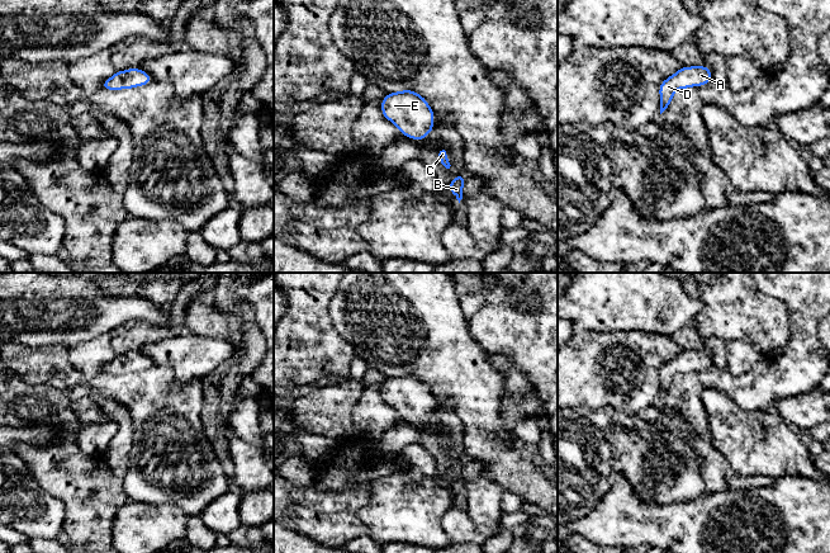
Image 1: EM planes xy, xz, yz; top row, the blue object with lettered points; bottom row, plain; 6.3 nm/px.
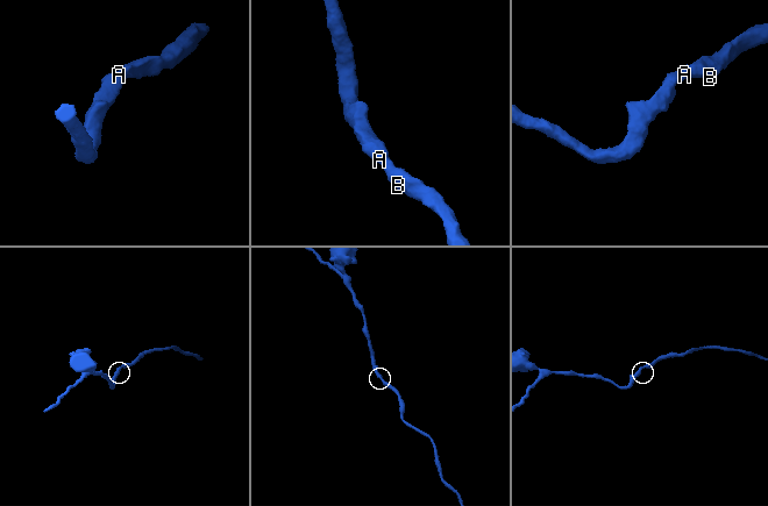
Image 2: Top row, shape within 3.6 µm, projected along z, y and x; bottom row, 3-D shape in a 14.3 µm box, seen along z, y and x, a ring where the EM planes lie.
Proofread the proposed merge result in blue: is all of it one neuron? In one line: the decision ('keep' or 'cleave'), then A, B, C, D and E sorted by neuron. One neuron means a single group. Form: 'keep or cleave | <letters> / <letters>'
keep | A B C D E

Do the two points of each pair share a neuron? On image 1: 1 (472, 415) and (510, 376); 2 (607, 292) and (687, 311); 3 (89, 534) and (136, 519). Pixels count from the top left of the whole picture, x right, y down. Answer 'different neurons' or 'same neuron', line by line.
1: different neurons
2: same neuron
3: different neurons

